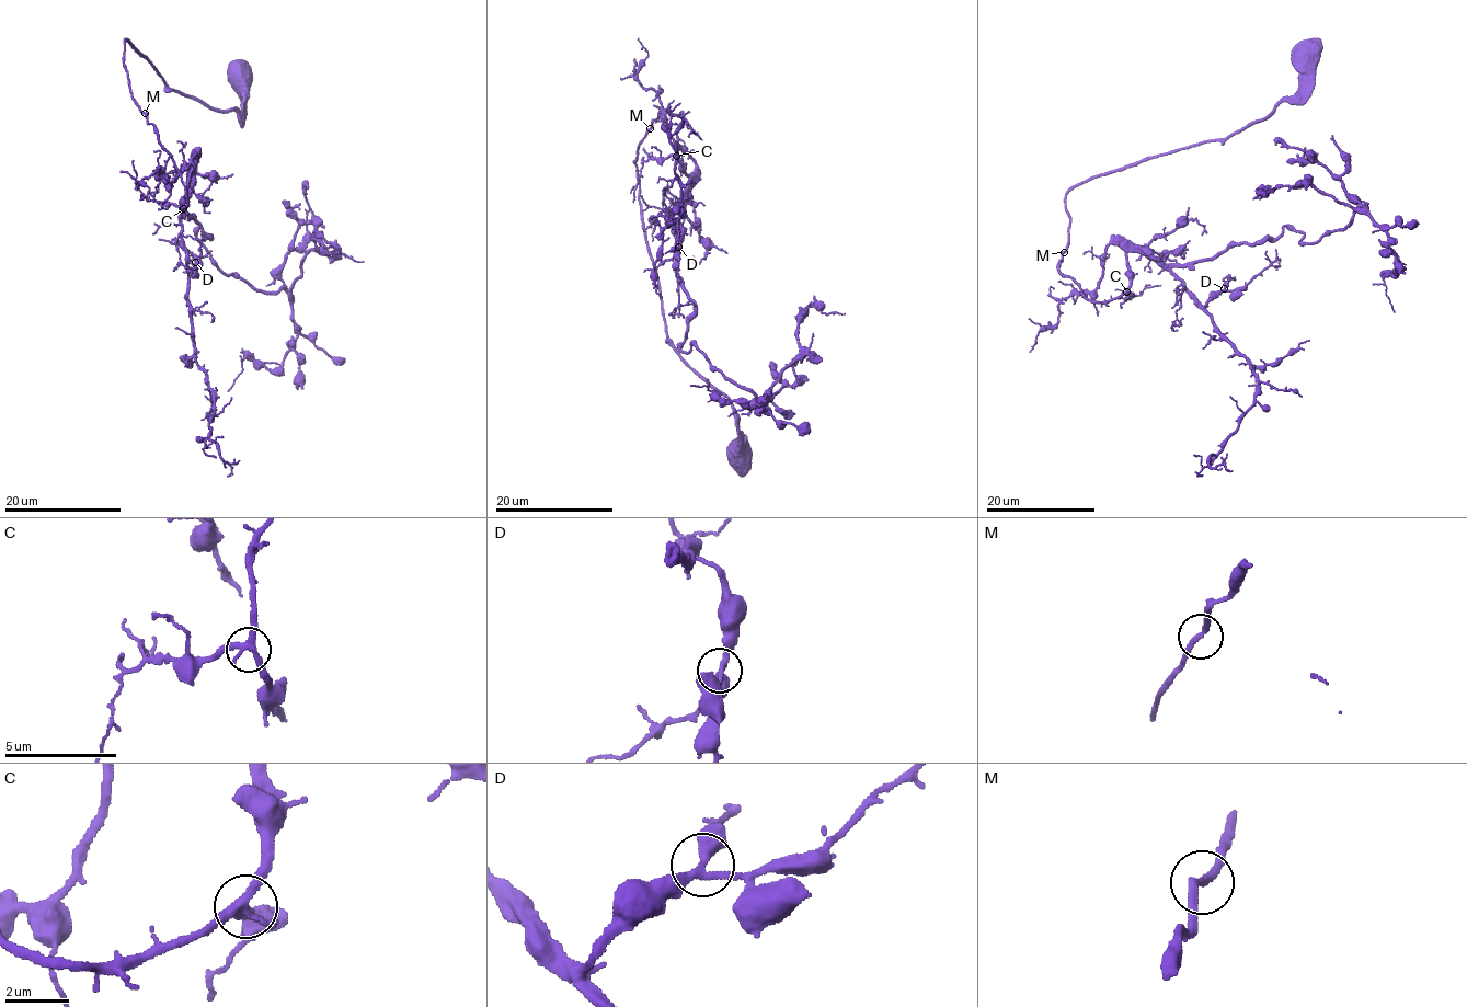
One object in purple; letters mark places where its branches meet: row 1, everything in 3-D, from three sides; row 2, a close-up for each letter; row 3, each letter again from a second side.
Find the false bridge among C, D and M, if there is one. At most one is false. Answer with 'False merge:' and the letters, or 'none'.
False merge: none

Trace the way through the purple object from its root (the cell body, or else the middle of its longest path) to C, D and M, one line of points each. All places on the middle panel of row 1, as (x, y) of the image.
C: (741, 458), (733, 404), (667, 339), (633, 161), (661, 109), (683, 112), (676, 156)
D: (741, 458), (733, 404), (667, 339), (633, 161), (661, 109), (683, 112), (687, 189), (668, 213), (678, 247)
M: (741, 458), (744, 454), (733, 404), (689, 366), (667, 339), (633, 161), (639, 142), (650, 128)

